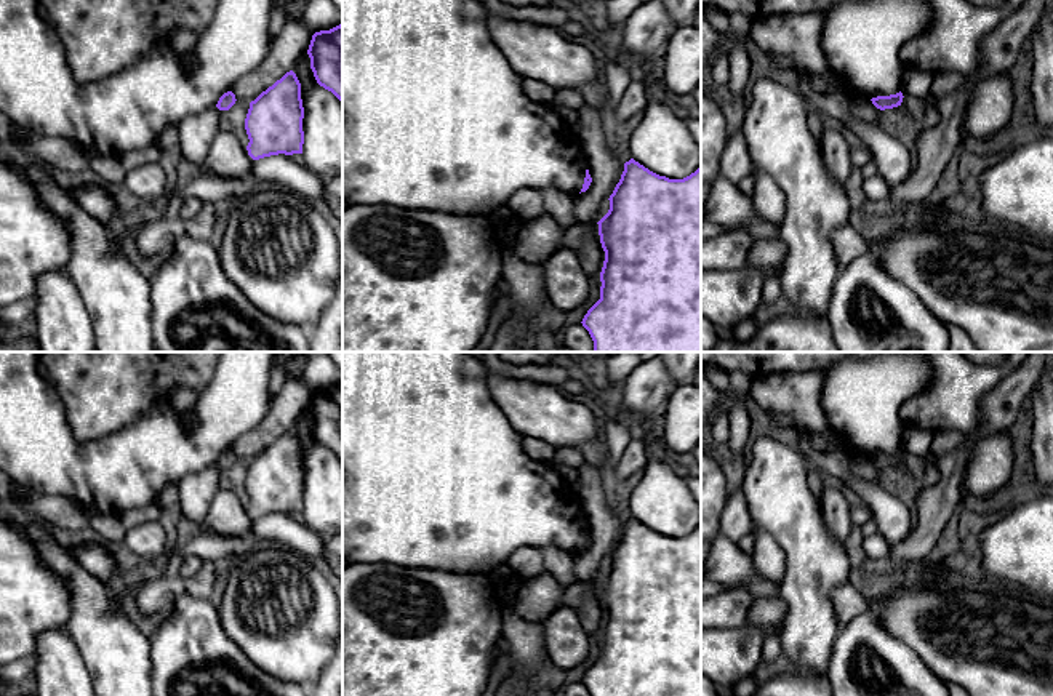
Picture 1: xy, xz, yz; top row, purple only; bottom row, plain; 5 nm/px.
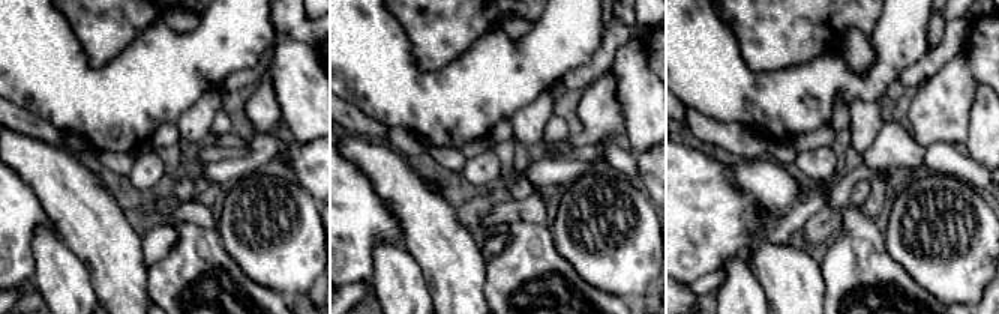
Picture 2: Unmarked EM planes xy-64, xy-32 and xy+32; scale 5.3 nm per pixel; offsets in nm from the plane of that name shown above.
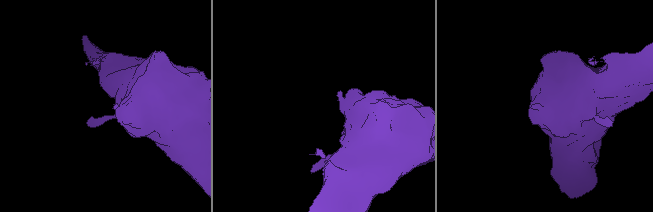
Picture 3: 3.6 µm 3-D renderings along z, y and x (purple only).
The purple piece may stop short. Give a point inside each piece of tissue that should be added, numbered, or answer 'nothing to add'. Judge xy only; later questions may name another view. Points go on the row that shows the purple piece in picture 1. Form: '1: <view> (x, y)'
nothing to add

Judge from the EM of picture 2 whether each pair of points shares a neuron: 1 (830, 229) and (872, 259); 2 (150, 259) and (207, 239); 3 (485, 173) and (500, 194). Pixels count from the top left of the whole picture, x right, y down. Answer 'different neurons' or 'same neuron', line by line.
1: different neurons
2: different neurons
3: different neurons

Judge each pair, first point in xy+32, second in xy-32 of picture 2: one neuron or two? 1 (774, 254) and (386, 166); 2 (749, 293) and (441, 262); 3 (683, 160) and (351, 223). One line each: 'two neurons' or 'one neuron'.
1: one neuron
2: two neurons
3: one neuron

